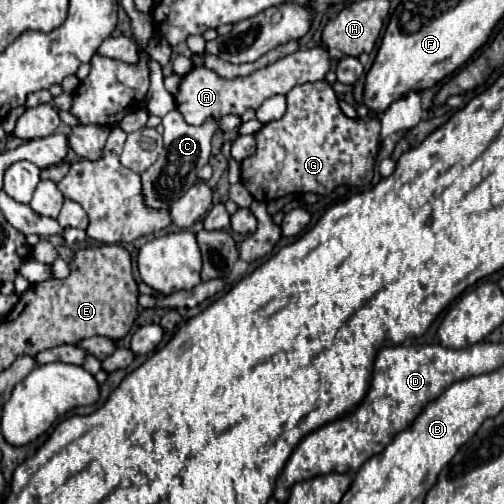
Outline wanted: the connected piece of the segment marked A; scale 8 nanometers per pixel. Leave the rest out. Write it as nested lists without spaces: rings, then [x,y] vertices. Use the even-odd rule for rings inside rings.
[[[314,46],[314,48],[298,50],[290,56],[284,56],[278,62],[274,62],[266,68],[260,68],[248,76],[240,76],[240,78],[232,78],[232,80],[218,76],[214,70],[210,70],[206,66],[196,66],[182,78],[180,88],[174,96],[174,102],[176,102],[178,112],[184,116],[184,120],[188,124],[202,126],[202,122],[206,122],[206,118],[222,118],[226,114],[242,116],[250,108],[258,110],[264,100],[268,100],[276,94],[286,96],[298,84],[324,80],[326,72],[330,70],[330,64],[336,64],[336,58],[330,58],[324,48]]]

